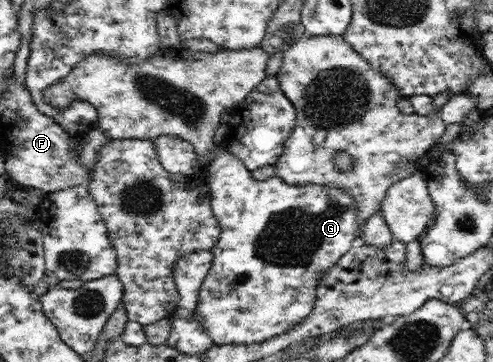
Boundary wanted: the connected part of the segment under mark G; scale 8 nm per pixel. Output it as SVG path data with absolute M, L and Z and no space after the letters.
M224 144L217 146L220 148L218 156L214 158L214 162L210 164L206 170L209 182L208 193L211 197L210 205L212 205L212 213L216 217L216 221L220 225L221 233L219 234L218 242L211 249L213 261L202 284L199 292L198 304L193 316L197 316L200 324L205 328L205 331L210 335L213 344L254 344L261 343L264 340L270 340L274 336L280 336L284 332L288 332L288 328L294 328L298 322L308 318L314 302L316 302L316 289L319 281L329 272L334 264L338 264L338 260L350 250L352 242L356 237L358 229L358 206L355 200L350 197L350 193L342 191L338 187L322 186L318 184L304 184L304 186L293 186L286 184L278 176L272 176L268 180L256 180L253 173L246 169L246 166L236 156L233 156Z

